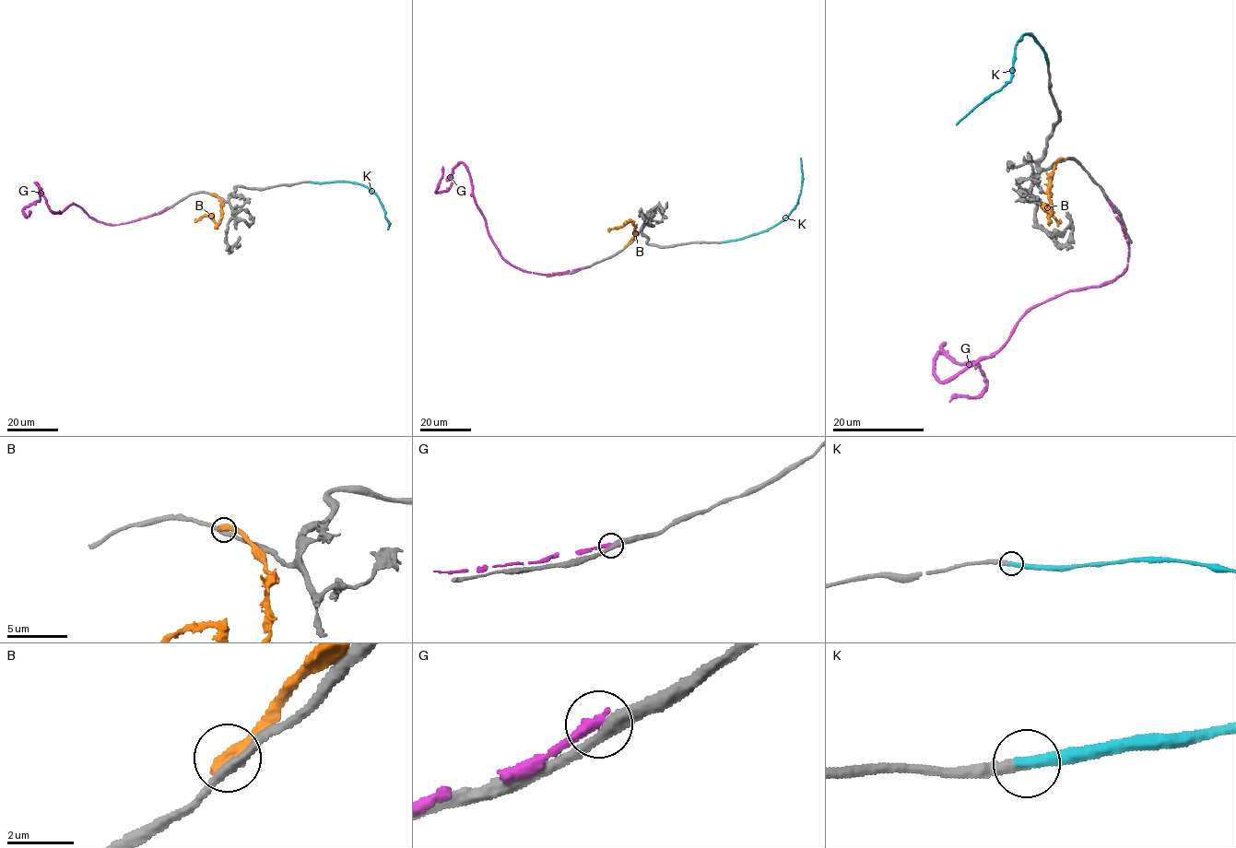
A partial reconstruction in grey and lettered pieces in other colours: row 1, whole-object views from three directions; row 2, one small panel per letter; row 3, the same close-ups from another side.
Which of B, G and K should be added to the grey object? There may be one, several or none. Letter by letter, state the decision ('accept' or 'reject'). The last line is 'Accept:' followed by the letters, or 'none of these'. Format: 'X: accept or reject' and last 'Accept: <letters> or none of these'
B: reject
G: reject
K: accept
Accept: K

